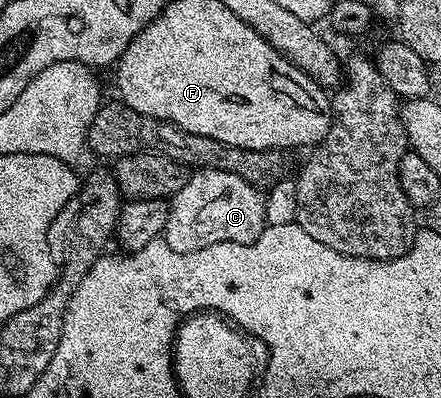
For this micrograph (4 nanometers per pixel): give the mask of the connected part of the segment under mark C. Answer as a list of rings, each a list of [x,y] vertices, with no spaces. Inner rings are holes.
[[[215,168],[195,171],[169,201],[170,213],[164,243],[177,252],[194,252],[197,248],[207,248],[213,244],[250,244],[260,238],[262,231],[268,227],[266,202],[263,189],[249,184],[236,174]]]

